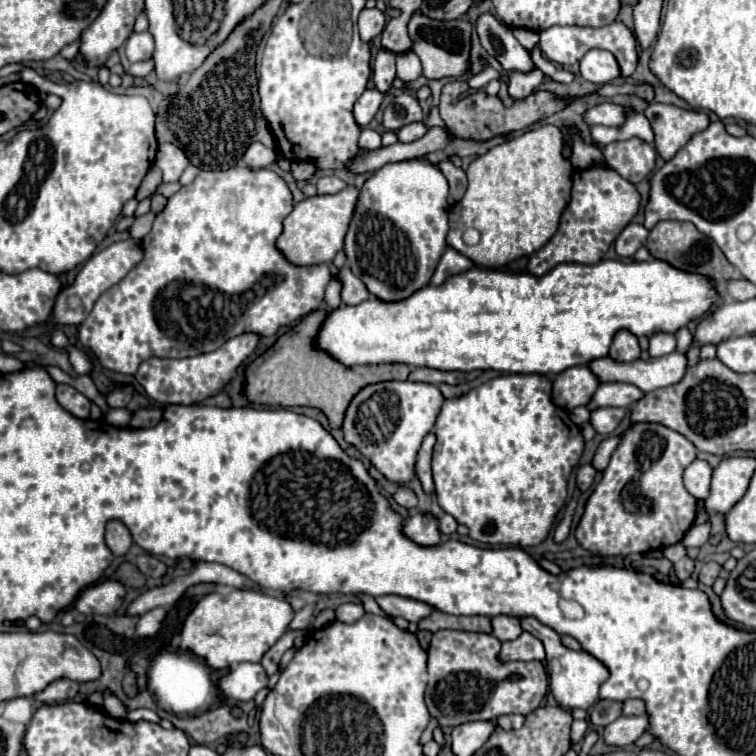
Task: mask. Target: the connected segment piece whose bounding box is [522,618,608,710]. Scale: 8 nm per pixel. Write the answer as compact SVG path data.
M522 618L522 628L540 638L542 644L544 644L550 692L556 698L556 702L566 710L574 710L574 708L588 710L598 700L598 690L600 690L600 684L608 678L608 668L600 660L596 660L594 656L590 656L584 650L576 652L576 650L566 648L560 642L560 636L552 628L540 624L536 618Z

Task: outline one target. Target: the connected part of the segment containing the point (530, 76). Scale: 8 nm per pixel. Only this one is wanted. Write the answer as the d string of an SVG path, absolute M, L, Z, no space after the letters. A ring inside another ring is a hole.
M536 68L534 72L512 72L510 74L510 86L508 92L512 96L512 100L524 100L528 98L540 84L544 82L544 74Z

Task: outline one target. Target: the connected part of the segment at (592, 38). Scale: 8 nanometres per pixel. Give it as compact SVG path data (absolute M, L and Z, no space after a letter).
M612 22L608 26L602 26L602 28L582 28L582 26L552 26L548 30L542 30L540 32L540 46L542 46L542 52L548 60L552 62L558 62L562 66L572 66L576 64L590 48L604 48L604 50L610 50L620 68L622 68L622 76L628 78L634 70L636 70L636 64L638 64L638 48L636 48L638 40L636 36L630 32L630 28L624 24L624 22Z

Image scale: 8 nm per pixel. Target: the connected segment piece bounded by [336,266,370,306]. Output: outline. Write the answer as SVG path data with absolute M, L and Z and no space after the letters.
M348 266L340 268L340 272L336 274L336 278L338 278L340 284L342 284L342 292L340 292L342 304L356 306L356 304L360 304L360 302L364 302L364 300L370 298L370 292L366 290L364 282L362 282L358 276L354 276Z

